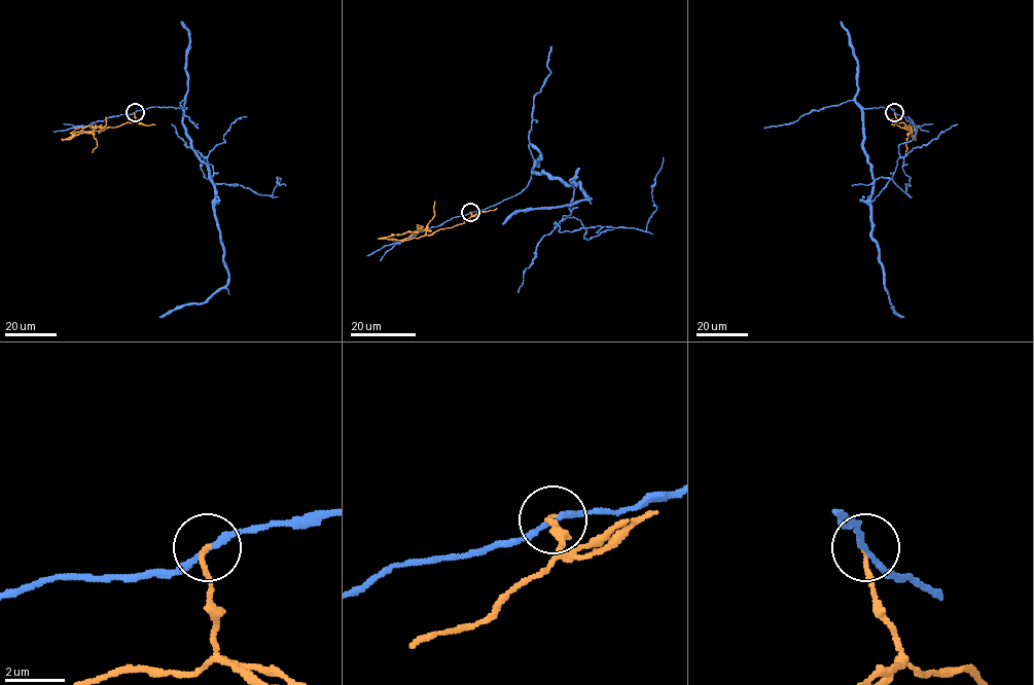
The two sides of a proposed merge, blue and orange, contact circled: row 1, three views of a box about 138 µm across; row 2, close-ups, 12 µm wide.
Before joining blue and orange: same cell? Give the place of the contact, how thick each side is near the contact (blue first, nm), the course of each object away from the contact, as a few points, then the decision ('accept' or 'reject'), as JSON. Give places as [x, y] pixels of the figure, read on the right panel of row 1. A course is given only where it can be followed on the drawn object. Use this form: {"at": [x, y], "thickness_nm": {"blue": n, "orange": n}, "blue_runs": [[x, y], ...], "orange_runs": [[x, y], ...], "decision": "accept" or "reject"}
{"at": [894, 112], "thickness_nm": {"blue": 190, "orange": 140}, "blue_runs": [[894, 112], [862, 109], [870, 201], [902, 157], [908, 195], [885, 177], [852, 185]], "orange_runs": [[894, 112], [897, 120], [913, 131], [906, 129], [910, 132], [905, 152]], "decision": "reject"}

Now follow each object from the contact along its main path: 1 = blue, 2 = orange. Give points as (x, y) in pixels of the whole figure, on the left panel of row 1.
1: (134, 112), (183, 109), (215, 201), (204, 157), (201, 169), (215, 183), (272, 195), (277, 177), (285, 185)
2: (134, 112), (133, 122), (100, 132), (100, 129), (96, 128), (92, 132), (97, 146), (92, 152)

